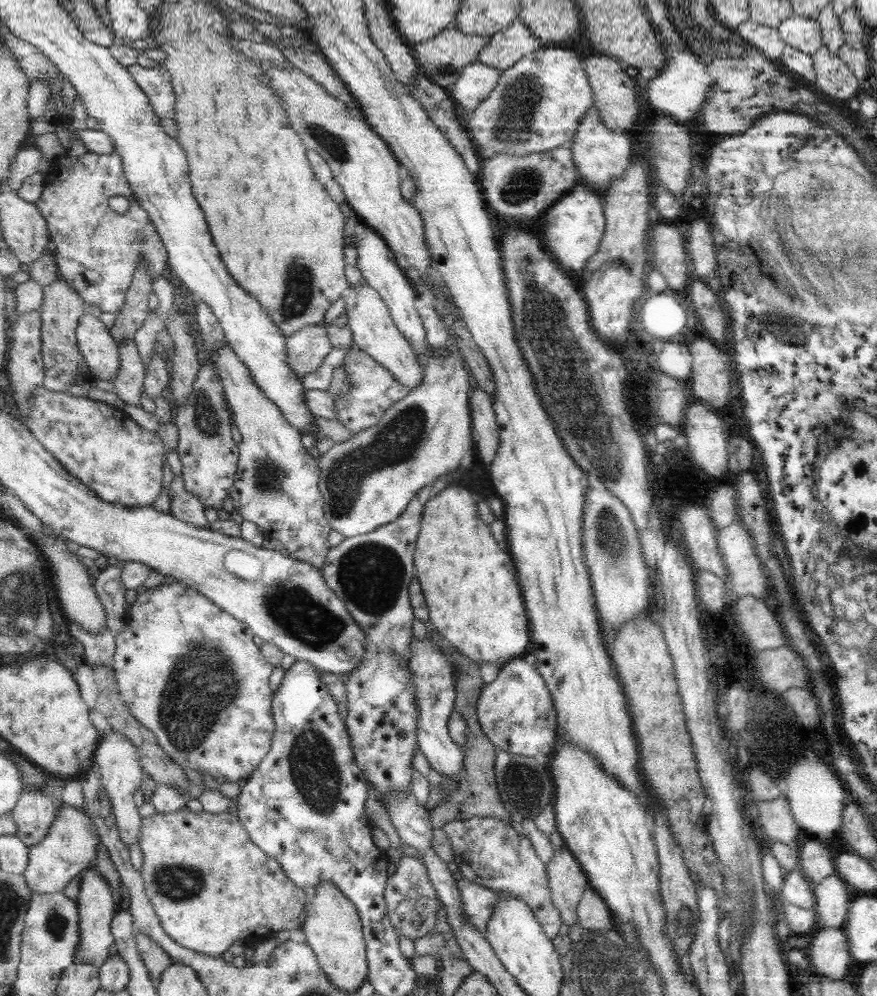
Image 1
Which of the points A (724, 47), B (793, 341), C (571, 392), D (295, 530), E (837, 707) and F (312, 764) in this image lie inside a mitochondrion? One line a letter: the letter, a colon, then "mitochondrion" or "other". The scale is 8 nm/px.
A: mitochondrion
B: other
C: mitochondrion
D: other
E: other
F: mitochondrion

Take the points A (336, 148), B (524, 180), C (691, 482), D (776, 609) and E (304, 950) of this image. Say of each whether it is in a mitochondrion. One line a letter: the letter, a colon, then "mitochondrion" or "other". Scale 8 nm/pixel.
A: mitochondrion
B: mitochondrion
C: other
D: other
E: other

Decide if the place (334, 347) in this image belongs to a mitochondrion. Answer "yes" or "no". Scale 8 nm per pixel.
no

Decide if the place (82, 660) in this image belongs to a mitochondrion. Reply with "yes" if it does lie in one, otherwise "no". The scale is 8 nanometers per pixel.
no

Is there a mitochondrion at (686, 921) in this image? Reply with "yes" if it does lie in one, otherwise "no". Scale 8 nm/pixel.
yes

